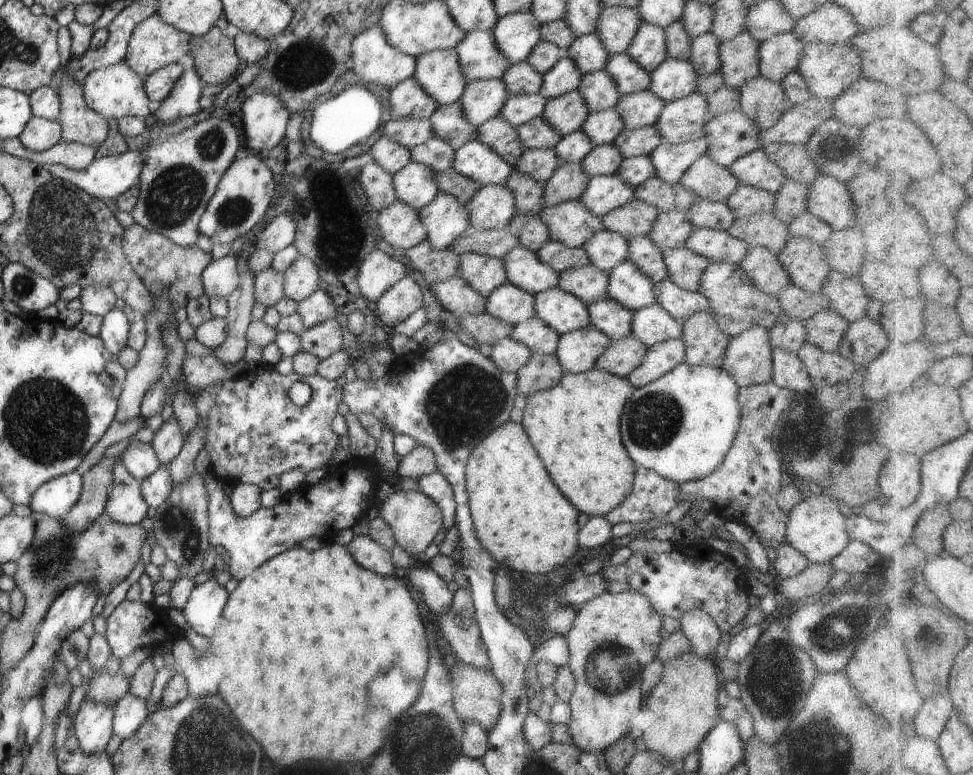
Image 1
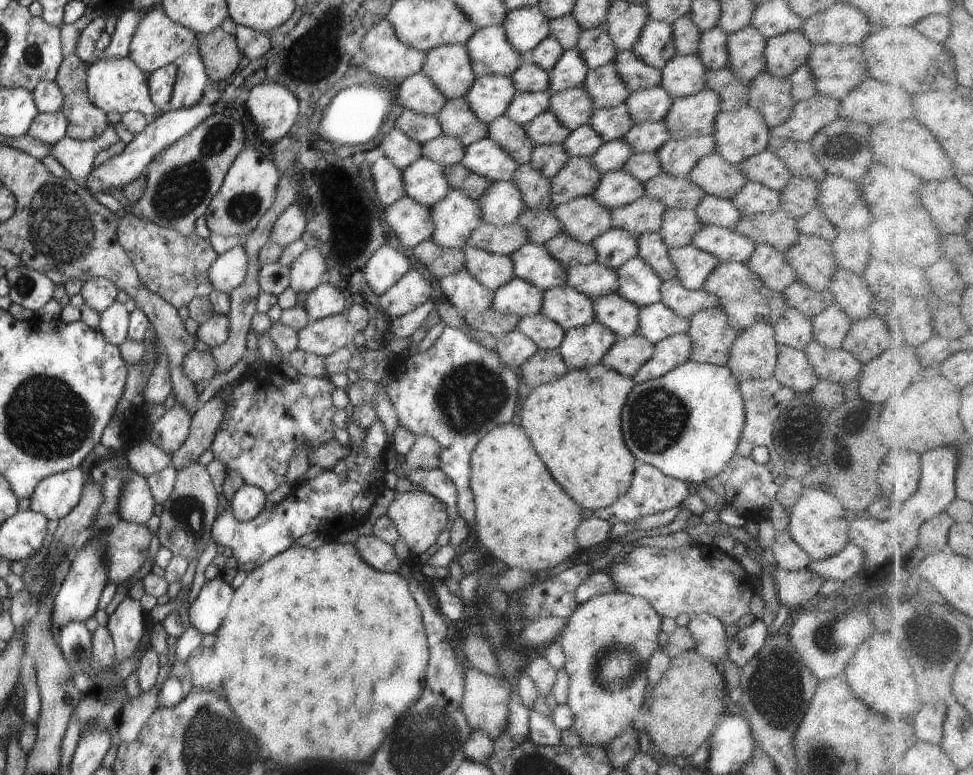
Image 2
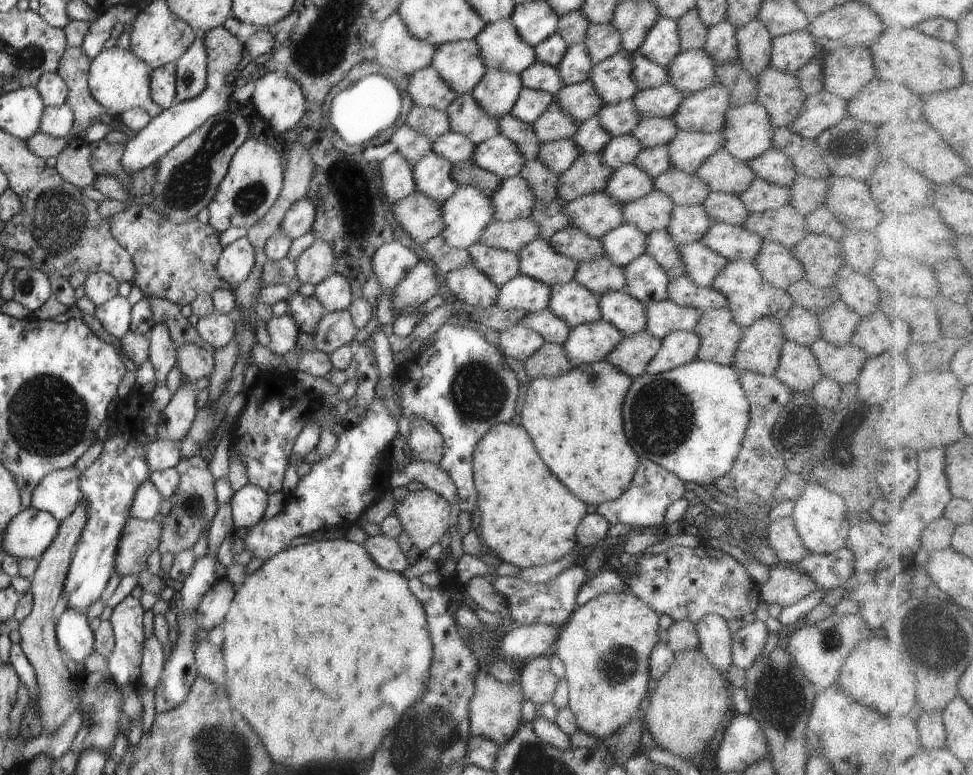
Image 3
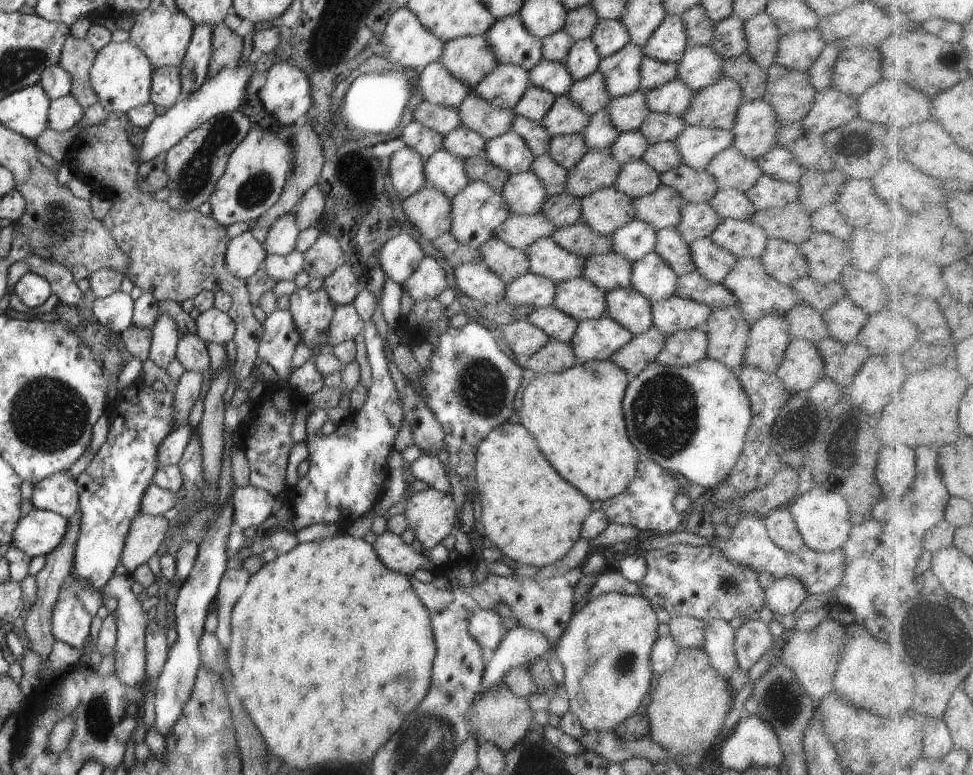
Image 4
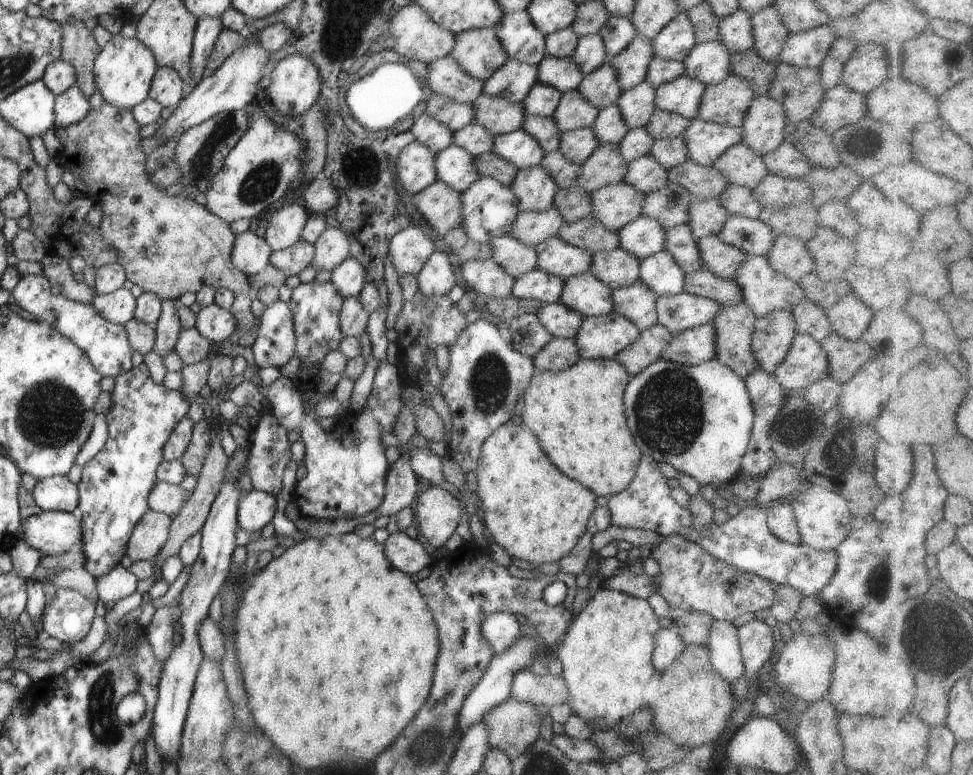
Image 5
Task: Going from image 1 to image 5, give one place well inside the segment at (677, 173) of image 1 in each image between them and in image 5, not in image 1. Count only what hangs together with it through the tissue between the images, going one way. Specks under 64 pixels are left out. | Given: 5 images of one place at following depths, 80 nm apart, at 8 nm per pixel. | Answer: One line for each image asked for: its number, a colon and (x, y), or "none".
2: (678, 157)
3: (687, 151)
4: (697, 146)
5: (705, 142)

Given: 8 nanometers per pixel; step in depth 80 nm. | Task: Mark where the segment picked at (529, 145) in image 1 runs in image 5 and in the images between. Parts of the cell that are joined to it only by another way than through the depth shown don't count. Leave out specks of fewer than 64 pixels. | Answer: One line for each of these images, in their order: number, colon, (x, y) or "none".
2: (545, 129)
3: (552, 125)
4: (565, 117)
5: (574, 111)

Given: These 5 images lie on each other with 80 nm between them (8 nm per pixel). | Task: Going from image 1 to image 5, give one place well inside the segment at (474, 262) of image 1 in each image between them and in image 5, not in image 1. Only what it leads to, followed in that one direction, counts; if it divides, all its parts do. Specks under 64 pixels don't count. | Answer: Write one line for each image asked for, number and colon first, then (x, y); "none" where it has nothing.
2: (491, 270)
3: (500, 266)
4: (508, 263)
5: (517, 259)

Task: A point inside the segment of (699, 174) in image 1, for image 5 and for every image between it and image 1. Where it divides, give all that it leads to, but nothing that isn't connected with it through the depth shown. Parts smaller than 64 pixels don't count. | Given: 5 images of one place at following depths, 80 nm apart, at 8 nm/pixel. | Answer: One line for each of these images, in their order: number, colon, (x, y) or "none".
2: (712, 173)
3: (722, 172)
4: (730, 169)
5: (741, 166)

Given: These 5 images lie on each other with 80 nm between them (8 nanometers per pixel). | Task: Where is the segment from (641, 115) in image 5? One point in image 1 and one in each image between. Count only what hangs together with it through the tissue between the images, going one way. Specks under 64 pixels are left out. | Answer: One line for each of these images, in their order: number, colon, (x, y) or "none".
1: (601, 127)
2: (612, 123)
3: (620, 119)
4: (628, 112)

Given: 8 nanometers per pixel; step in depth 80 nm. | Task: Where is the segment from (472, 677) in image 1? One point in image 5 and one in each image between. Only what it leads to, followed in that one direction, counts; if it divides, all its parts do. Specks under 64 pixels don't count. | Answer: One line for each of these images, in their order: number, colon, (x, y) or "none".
2: (485, 704)
3: (495, 707)
4: (501, 717)
5: (513, 726)

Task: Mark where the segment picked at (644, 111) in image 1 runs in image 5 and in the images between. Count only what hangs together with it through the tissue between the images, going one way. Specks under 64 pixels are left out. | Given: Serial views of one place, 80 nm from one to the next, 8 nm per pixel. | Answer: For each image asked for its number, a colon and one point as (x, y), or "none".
2: (651, 104)
3: (662, 101)
4: (672, 98)
5: (682, 95)

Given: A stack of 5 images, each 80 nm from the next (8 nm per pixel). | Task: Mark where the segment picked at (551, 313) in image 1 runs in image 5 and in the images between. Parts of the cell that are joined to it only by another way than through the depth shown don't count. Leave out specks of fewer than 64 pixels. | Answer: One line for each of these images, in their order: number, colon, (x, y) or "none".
2: (570, 308)
3: (571, 302)
4: (579, 298)
5: (589, 295)

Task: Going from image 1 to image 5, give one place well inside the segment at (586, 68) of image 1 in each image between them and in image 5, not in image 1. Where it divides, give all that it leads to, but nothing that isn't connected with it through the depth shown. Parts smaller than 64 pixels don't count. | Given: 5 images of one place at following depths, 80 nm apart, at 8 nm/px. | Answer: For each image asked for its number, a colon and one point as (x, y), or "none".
2: (596, 47)
3: (603, 41)
4: (609, 36)
5: (618, 32)

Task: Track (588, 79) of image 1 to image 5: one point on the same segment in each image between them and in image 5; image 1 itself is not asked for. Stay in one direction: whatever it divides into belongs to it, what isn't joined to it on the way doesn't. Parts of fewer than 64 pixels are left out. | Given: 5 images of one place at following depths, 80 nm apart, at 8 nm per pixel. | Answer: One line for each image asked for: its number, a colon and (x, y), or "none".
2: (606, 89)
3: (611, 78)
4: (620, 70)
5: (631, 65)

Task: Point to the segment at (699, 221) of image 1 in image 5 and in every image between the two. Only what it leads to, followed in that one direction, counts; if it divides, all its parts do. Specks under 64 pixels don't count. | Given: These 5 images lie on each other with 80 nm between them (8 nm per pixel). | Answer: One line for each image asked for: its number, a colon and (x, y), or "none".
2: (711, 210)
3: (722, 207)
4: (729, 203)
5: (737, 200)

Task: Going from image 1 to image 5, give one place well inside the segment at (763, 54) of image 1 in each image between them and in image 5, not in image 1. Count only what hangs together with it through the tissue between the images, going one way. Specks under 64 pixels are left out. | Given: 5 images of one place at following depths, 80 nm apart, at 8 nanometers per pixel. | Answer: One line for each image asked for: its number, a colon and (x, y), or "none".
2: (784, 53)
3: (789, 53)
4: (796, 51)
5: (804, 49)

